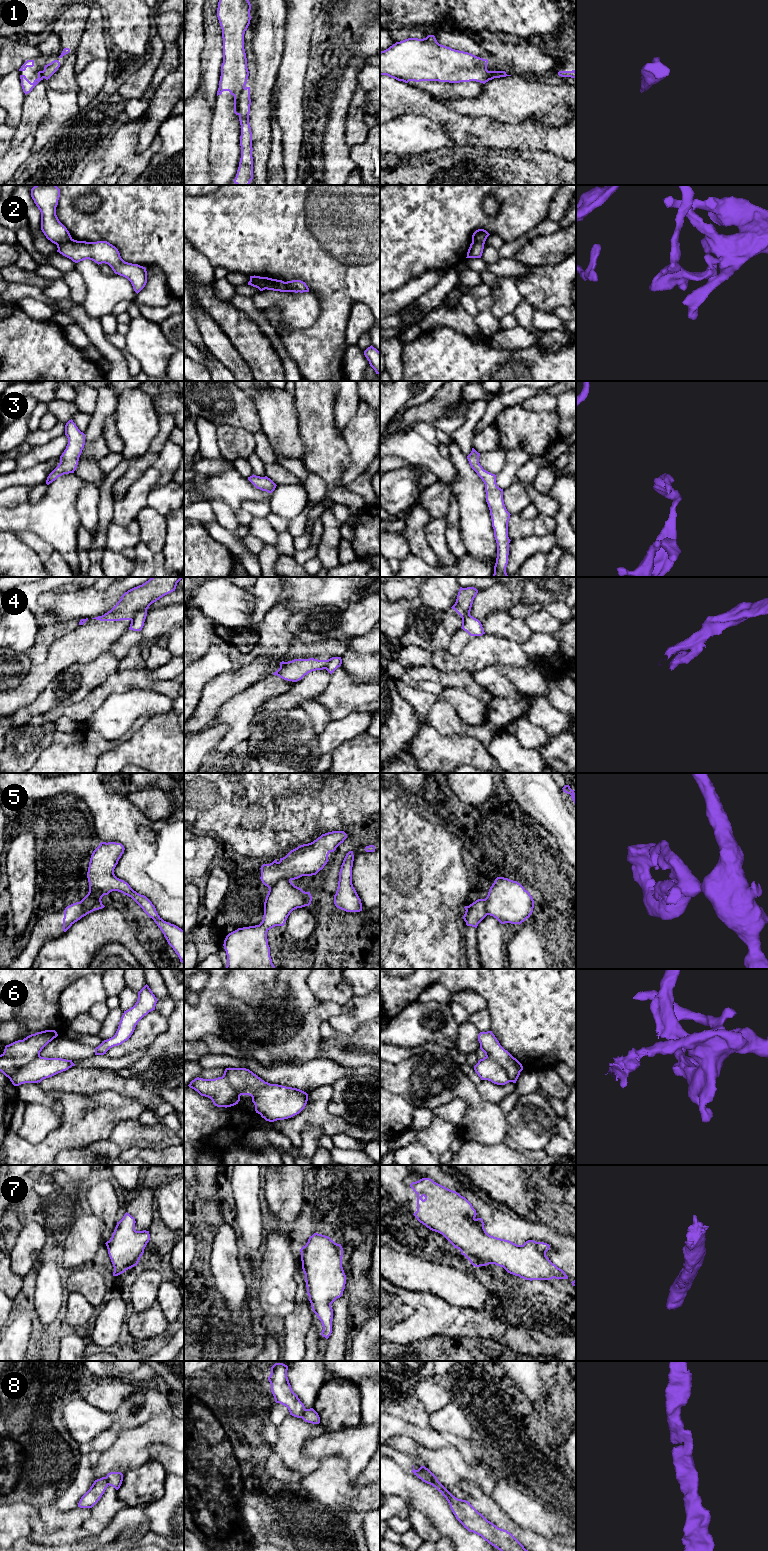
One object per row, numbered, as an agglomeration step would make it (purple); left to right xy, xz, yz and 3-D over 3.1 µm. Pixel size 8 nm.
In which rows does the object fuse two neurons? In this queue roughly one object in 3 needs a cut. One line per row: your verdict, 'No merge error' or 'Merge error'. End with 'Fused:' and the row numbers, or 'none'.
1: Merge error
2: Merge error
3: No merge error
4: Merge error
5: Merge error
6: Merge error
7: No merge error
8: No merge error
Fused: 1, 2, 4, 5, 6

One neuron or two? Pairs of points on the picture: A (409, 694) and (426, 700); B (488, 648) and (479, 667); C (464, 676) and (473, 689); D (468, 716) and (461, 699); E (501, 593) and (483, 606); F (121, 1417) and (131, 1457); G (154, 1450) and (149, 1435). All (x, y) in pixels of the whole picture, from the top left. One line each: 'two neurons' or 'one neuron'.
A: one neuron
B: one neuron
C: one neuron
D: one neuron
E: one neuron
F: two neurons
G: two neurons

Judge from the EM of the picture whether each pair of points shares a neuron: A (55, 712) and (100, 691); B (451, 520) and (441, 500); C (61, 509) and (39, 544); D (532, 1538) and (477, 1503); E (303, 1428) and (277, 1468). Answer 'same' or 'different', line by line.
A: same
B: different
C: different
D: same
E: different

